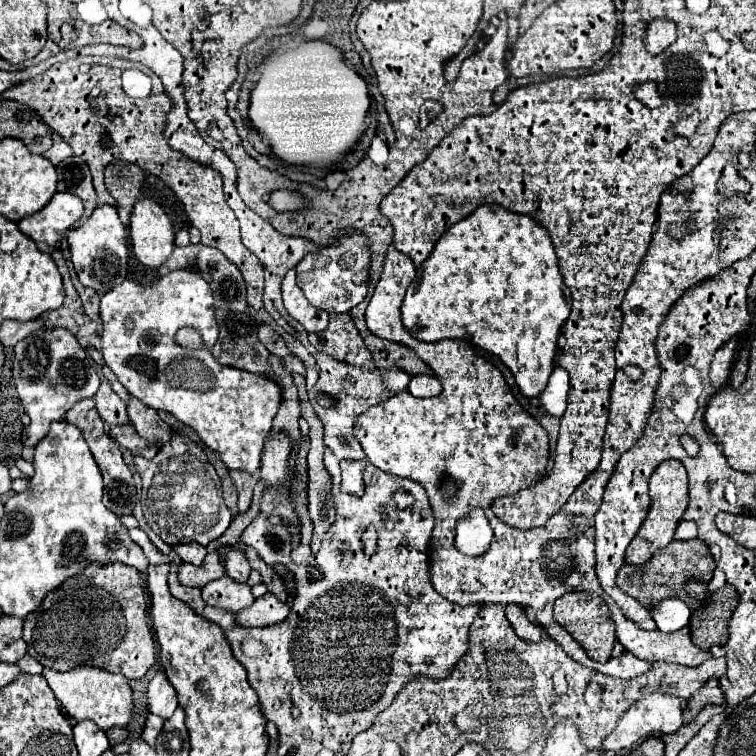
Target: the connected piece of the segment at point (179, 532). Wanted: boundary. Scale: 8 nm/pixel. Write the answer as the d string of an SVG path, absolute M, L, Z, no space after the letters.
M173 432L171 440L161 446L155 458L147 460L135 456L133 466L143 478L143 514L147 524L163 542L171 546L183 542L197 542L207 546L227 530L231 514L229 510L223 510L225 506L221 498L221 480L207 460L201 444L195 444L189 436Z

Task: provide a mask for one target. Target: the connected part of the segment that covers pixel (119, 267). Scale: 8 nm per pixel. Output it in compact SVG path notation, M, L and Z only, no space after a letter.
M109 204L97 206L85 224L69 232L67 242L71 250L71 262L83 286L89 286L103 294L103 292L113 290L125 280L127 260L129 260L127 228L121 224L115 206L109 206Z

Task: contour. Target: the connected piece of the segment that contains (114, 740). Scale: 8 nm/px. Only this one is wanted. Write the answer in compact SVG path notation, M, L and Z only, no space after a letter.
M115 726L115 728L107 730L107 738L109 738L111 746L115 746L115 744L119 744L119 742L125 742L125 740L129 738L129 734L127 734L127 728L119 728L119 726Z

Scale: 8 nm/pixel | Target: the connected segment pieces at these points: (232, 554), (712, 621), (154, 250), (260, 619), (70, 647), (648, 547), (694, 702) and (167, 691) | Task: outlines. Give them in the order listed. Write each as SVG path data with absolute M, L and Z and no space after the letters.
M229 548L227 554L225 554L225 570L227 570L227 576L233 578L233 580L241 580L241 582L247 582L249 578L249 572L251 572L251 566L245 558L245 552L239 550L239 548Z
M725 584L711 594L701 610L695 610L689 620L689 634L695 646L709 650L727 642L727 620L739 604L739 594L731 584Z
M143 196L137 198L131 212L129 236L133 254L149 268L159 268L173 250L173 226L161 206Z
M265 594L253 602L253 606L239 610L235 614L235 620L245 626L245 628L263 628L263 626L273 626L279 624L287 618L289 614L289 604L279 602L273 594Z
M93 562L93 564L89 564L89 566L85 568L85 572L81 572L81 574L77 574L77 576L65 580L57 590L51 590L51 592L45 596L41 608L39 608L37 612L29 614L29 618L25 620L23 640L27 642L27 652L29 652L39 664L43 664L43 666L47 666L47 668L71 670L71 668L75 668L75 666L89 664L89 666L103 668L103 670L107 670L107 672L121 672L121 674L123 674L125 678L129 678L129 680L131 680L131 678L141 678L141 676L153 666L153 662L155 662L155 640L153 640L153 630L151 630L151 626L149 626L147 608L149 608L149 606L147 606L145 588L143 588L143 582L141 582L141 576L139 576L137 570L133 570L133 568L125 566L125 564L109 564L109 566L105 566L105 564Z
M663 460L657 466L657 470L651 474L651 480L649 480L649 496L651 496L651 508L649 508L645 522L641 524L639 532L635 534L635 538L631 540L631 544L627 548L627 556L625 556L627 564L639 566L643 562L649 562L649 558L651 558L651 554L655 554L655 550L663 548L665 544L669 544L673 540L675 528L677 528L679 520L683 518L683 512L689 502L687 472L679 460Z
M717 680L705 682L705 686L701 690L697 690L697 694L693 694L689 704L691 704L693 710L701 710L707 704L725 704L725 698L723 698L723 692L719 688L719 682Z
M157 672L155 678L149 684L147 690L147 702L149 702L149 710L161 718L171 718L173 712L177 710L177 694L175 688L169 684L167 676L163 672Z

